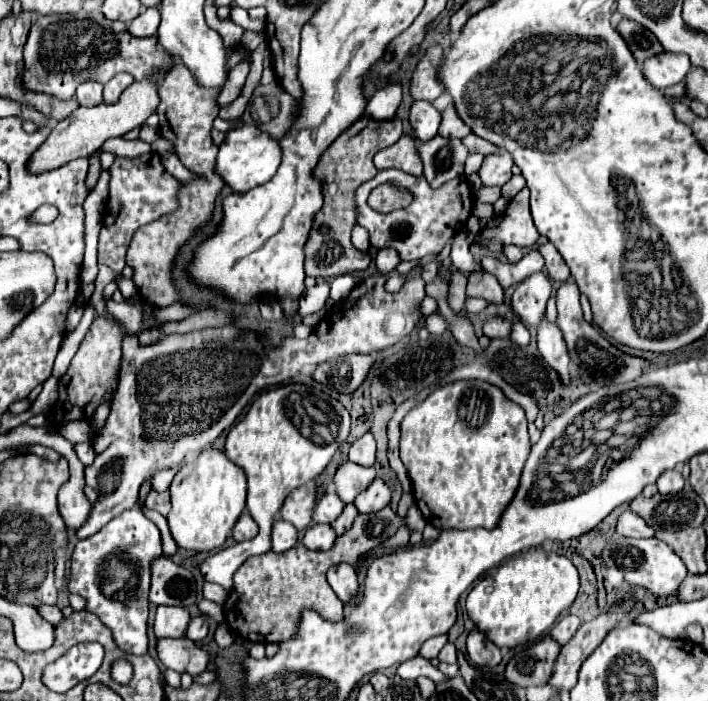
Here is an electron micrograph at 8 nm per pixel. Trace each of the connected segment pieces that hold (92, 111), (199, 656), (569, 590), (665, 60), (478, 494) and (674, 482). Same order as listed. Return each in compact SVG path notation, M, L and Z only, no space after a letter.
M143 78L139 82L133 82L129 88L125 88L115 104L101 102L91 108L79 106L69 118L61 120L55 126L55 130L51 132L47 142L33 154L33 158L29 160L31 172L59 168L75 158L89 158L93 152L97 152L103 146L105 140L123 136L125 132L141 126L147 120L147 116L151 116L159 106L159 86L161 86L161 80Z
M187 636L183 638L159 638L157 640L157 656L175 672L189 672L191 676L203 672L209 664L209 656L203 648L191 642Z
M533 548L513 556L501 564L493 576L475 584L467 596L467 614L481 630L479 632L475 628L467 636L469 660L475 666L497 666L501 662L499 648L513 648L539 638L555 624L559 614L573 604L577 592L579 574L569 558L555 552L545 552L543 548Z
M661 52L643 62L645 80L657 90L665 90L677 82L681 82L691 70L691 62L685 54Z
M457 380L445 386L439 386L427 396L425 402L415 406L401 420L401 460L409 472L413 484L413 498L421 514L435 528L495 528L499 516L511 502L521 470L531 450L527 434L525 410L511 402L501 388L483 382L483 380Z
M667 470L667 472L663 472L663 476L659 476L657 486L659 486L661 494L681 492L683 490L683 476L679 470Z

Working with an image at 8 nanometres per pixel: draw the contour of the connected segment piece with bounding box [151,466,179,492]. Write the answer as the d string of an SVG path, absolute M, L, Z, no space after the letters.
M175 466L175 468L171 468L171 470L161 470L153 480L151 480L151 488L155 490L155 492L165 492L167 488L169 488L169 484L171 484L171 480L173 480L173 474L179 470L179 466Z

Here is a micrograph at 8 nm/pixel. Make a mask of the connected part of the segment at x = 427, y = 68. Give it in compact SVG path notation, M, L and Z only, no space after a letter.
M439 44L427 48L411 76L411 96L413 100L433 102L443 94L443 86L437 80L437 68L443 60L443 48Z

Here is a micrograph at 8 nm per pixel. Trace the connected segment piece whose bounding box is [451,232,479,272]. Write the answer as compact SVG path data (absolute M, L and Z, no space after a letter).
M459 232L455 236L453 248L451 248L451 260L453 260L453 266L464 272L472 272L479 268L477 262L473 260L471 252L469 252L469 244L467 244L463 232Z

